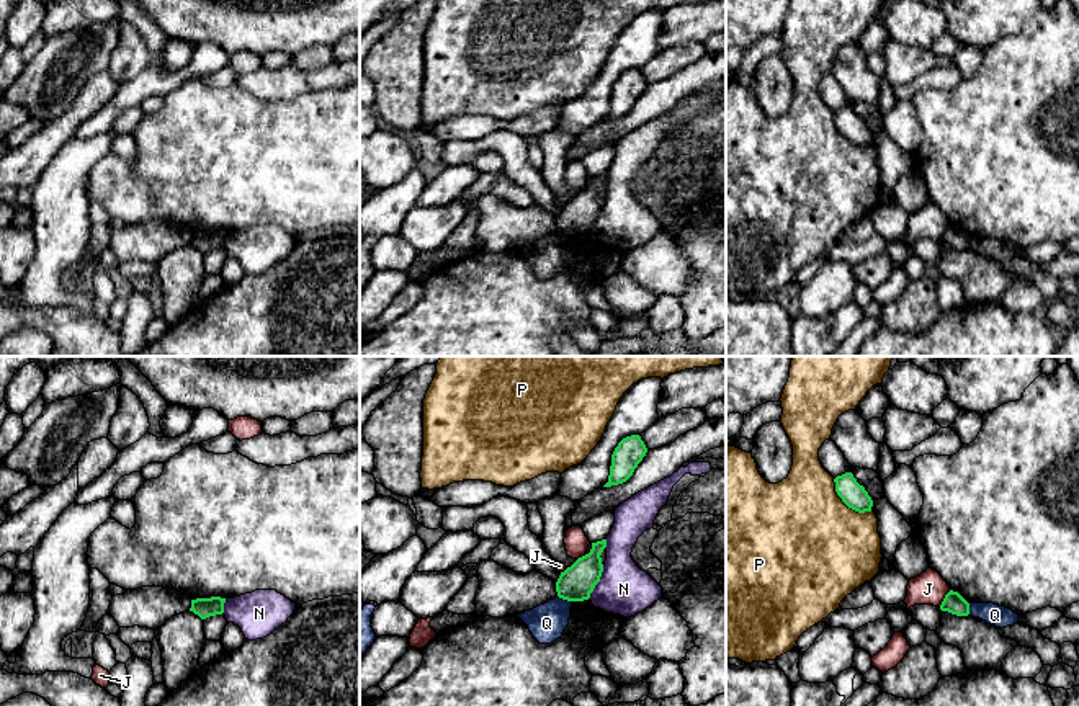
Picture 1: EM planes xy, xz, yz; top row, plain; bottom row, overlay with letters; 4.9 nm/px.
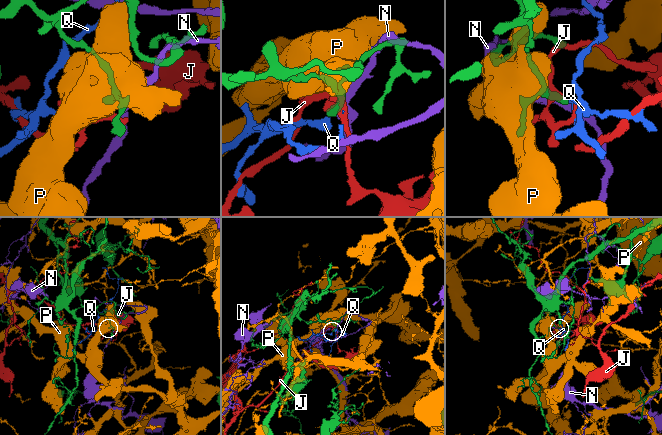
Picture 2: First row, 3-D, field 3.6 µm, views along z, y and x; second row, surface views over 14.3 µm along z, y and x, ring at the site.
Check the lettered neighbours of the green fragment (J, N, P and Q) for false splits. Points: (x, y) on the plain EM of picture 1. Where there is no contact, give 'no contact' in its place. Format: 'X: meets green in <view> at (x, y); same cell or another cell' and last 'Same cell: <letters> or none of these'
J: meets green in yz at (945, 231); another cell
N: meets green in xz at (599, 214); another cell
P: meets green in yz at (847, 139); another cell
Q: meets green in xz at (564, 232); another cell
Same cell: none of these

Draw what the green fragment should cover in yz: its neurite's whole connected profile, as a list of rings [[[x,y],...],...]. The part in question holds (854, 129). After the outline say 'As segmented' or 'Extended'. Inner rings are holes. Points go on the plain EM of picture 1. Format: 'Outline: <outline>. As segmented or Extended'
Outline: [[[852,106],[837,109],[834,116],[837,129],[848,142],[858,147],[871,145],[873,134],[865,121],[857,116]]]. As segmented

